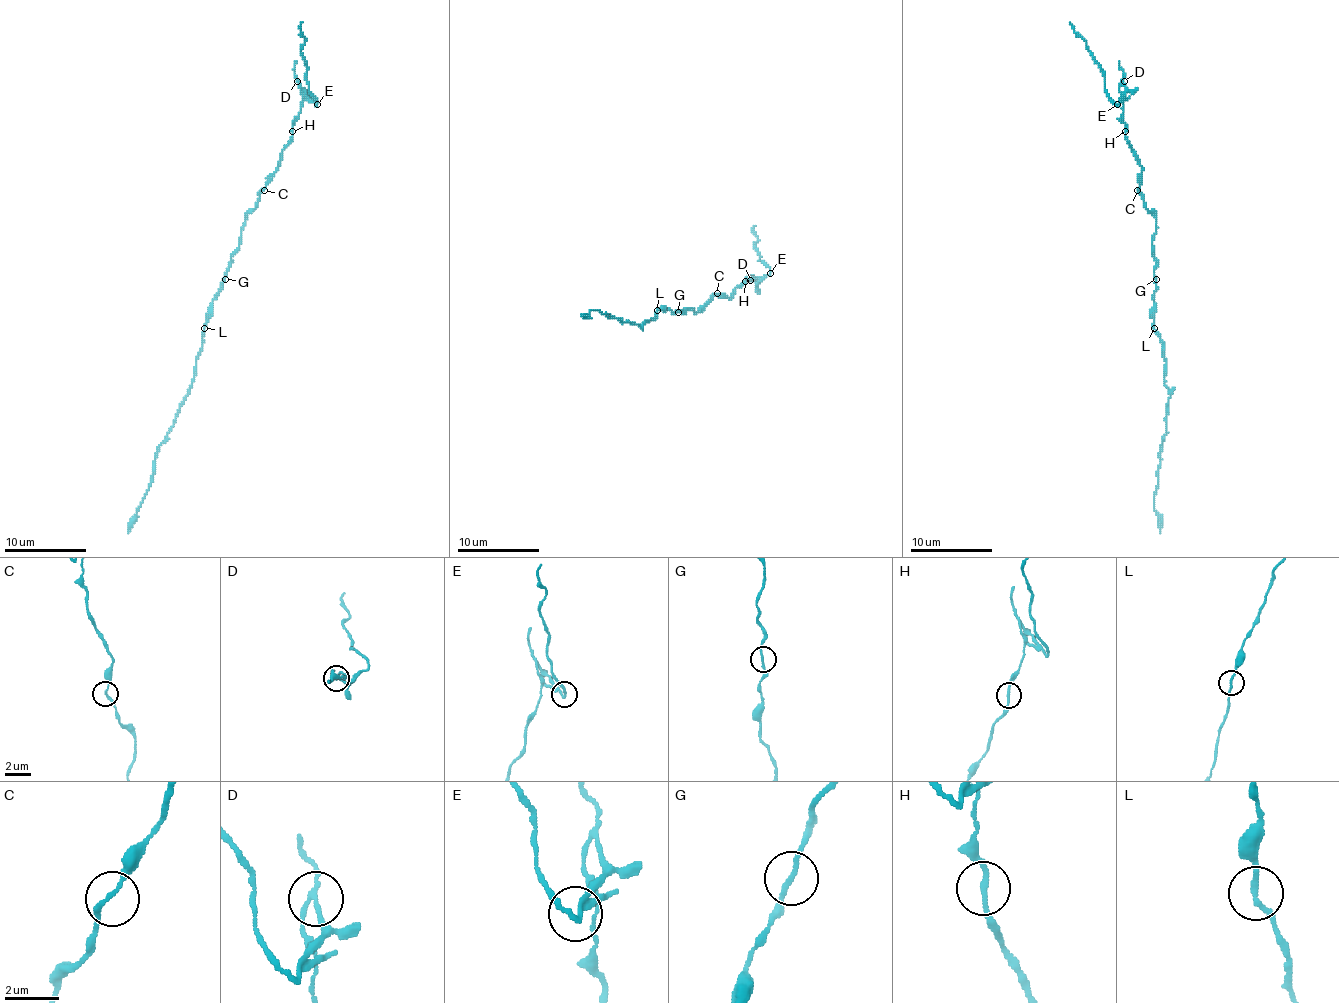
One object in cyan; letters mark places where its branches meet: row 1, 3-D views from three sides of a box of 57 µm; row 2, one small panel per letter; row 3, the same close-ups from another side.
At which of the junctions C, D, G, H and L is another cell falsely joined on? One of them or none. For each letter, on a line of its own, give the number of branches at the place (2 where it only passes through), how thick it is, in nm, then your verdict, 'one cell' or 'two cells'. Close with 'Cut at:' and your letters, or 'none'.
C: 2 branches meet; 170 nm thick; one cell
D: 3 branches meet; 150 nm thick; two cells
G: 2 branches meet; 160 nm thick; one cell
H: 2 branches meet; 180 nm thick; one cell
L: 2 branches meet; 160 nm thick; one cell
Cut at: D

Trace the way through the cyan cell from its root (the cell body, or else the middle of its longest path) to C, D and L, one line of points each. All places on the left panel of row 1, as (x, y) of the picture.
C: (231, 260), (239, 246), (241, 227), (264, 190)
D: (231, 260), (239, 246), (241, 227), (292, 135), (292, 123), (303, 100), (303, 88), (296, 82)
L: (231, 260), (222, 289), (212, 301), (212, 315), (204, 328)

